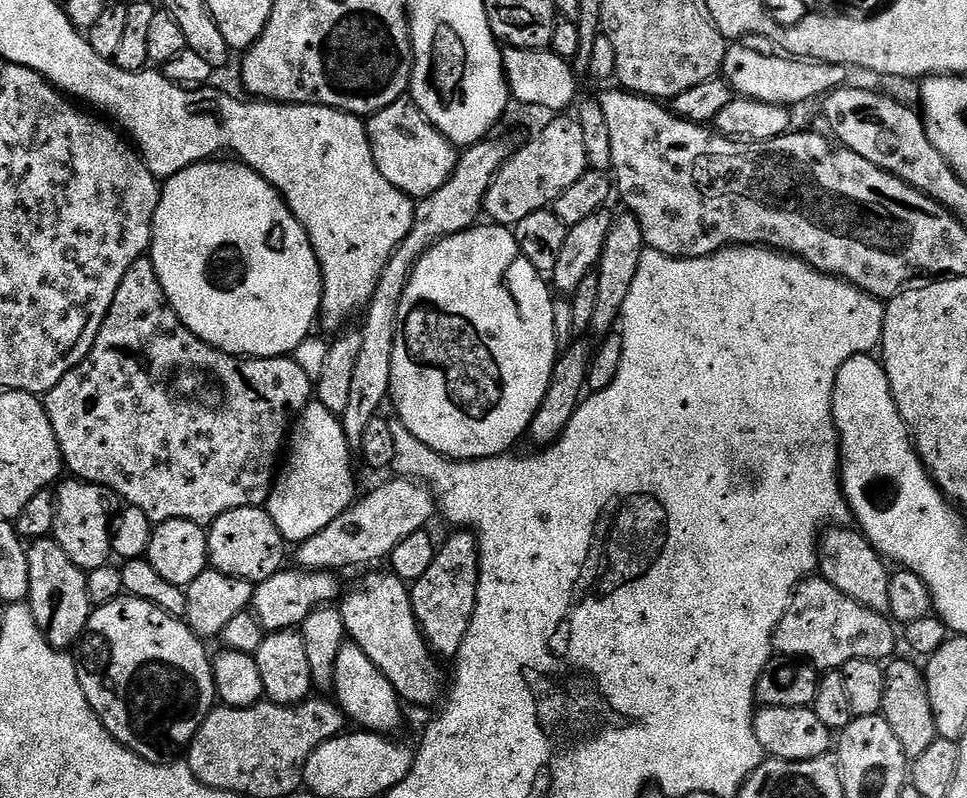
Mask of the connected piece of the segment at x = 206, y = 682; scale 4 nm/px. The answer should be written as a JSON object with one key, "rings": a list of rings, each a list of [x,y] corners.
{"rings":[[[125,594],[119,600],[93,607],[92,617],[89,618],[88,624],[84,628],[83,636],[80,637],[78,645],[80,656],[78,655],[76,660],[78,678],[82,682],[82,690],[86,694],[86,702],[90,702],[94,714],[98,714],[98,718],[102,722],[102,726],[106,726],[108,733],[123,748],[129,748],[134,754],[138,754],[143,760],[151,764],[171,764],[179,761],[187,753],[188,747],[192,745],[192,740],[198,734],[202,722],[218,704],[215,678],[213,676],[213,661],[210,656],[208,658],[208,652],[204,648],[207,648],[205,641],[193,634],[191,628],[188,627],[183,619],[166,614],[162,610],[158,610],[158,606],[154,606],[145,600],[139,600]]]}

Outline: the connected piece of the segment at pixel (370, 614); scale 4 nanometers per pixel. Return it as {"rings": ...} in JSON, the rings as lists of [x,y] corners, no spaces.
{"rings":[[[372,570],[368,577],[353,590],[352,593],[345,595],[343,597],[342,603],[339,605],[338,611],[340,617],[344,620],[344,631],[350,637],[351,643],[356,644],[359,648],[363,650],[366,654],[366,658],[370,658],[370,662],[374,662],[374,666],[378,666],[378,670],[382,670],[382,674],[386,674],[386,678],[390,678],[390,682],[394,686],[394,690],[400,696],[401,701],[407,702],[408,700],[412,704],[432,704],[441,699],[446,692],[446,672],[439,668],[436,663],[438,663],[437,657],[434,655],[431,648],[428,647],[427,640],[424,639],[423,631],[420,627],[420,623],[416,621],[416,615],[412,609],[412,593],[406,587],[405,581],[398,579],[398,577],[393,576],[391,571],[384,570],[384,572],[376,572],[380,570]]]}

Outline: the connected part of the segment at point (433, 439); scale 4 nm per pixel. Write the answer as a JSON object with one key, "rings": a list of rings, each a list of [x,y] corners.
{"rings":[[[491,222],[481,223],[479,226],[467,228],[465,232],[459,232],[453,236],[447,236],[444,240],[437,240],[433,248],[428,248],[426,254],[422,254],[422,258],[414,266],[414,270],[408,276],[408,285],[406,286],[406,294],[402,294],[402,306],[398,306],[398,318],[400,319],[400,329],[396,335],[396,345],[394,346],[394,366],[390,370],[390,393],[391,403],[396,403],[396,412],[399,423],[406,426],[406,430],[410,430],[410,434],[414,434],[414,438],[418,438],[418,442],[426,442],[426,446],[430,446],[430,450],[434,450],[439,456],[443,456],[446,460],[485,460],[491,456],[503,456],[511,453],[512,448],[520,439],[525,439],[528,427],[532,425],[534,414],[538,414],[538,410],[542,406],[542,398],[546,398],[546,390],[552,381],[552,371],[556,365],[558,349],[556,346],[556,335],[554,334],[554,299],[553,289],[550,287],[549,281],[538,270],[534,270],[534,266],[530,266],[530,262],[526,262],[526,258],[520,252],[520,247],[516,241],[515,235],[507,227]]]}

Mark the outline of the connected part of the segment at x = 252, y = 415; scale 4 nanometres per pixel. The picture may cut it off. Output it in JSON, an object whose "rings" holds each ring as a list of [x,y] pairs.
{"rings":[[[141,258],[138,262],[134,262],[134,266],[130,266],[130,270],[126,270],[126,278],[122,278],[122,286],[118,286],[118,294],[114,294],[114,302],[110,302],[110,310],[98,330],[98,338],[94,338],[90,354],[86,354],[82,363],[74,366],[62,377],[58,386],[54,386],[43,397],[43,401],[46,414],[50,418],[50,426],[54,426],[58,446],[64,455],[65,469],[75,479],[101,484],[109,493],[115,495],[117,492],[125,500],[123,502],[125,505],[142,510],[152,519],[153,525],[167,520],[189,520],[195,524],[208,526],[230,510],[267,505],[268,495],[271,494],[278,475],[278,461],[285,451],[286,437],[289,435],[294,418],[299,416],[313,396],[314,382],[306,378],[306,373],[299,368],[295,358],[275,356],[262,360],[231,356],[229,352],[220,352],[217,348],[211,348],[206,342],[199,340],[168,305],[168,299],[162,290],[162,282],[158,282],[158,274],[151,259]]]}

